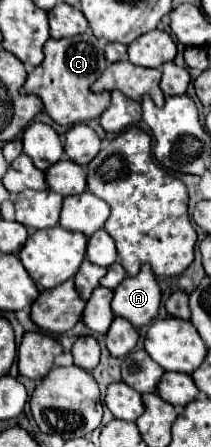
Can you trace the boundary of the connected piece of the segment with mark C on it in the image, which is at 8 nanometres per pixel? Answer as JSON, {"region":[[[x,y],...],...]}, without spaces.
{"region":[[[89,34],[47,40],[45,60],[33,68],[27,76],[27,82],[21,86],[21,94],[35,94],[43,100],[45,112],[61,126],[73,126],[87,120],[97,120],[109,106],[109,94],[93,94],[91,84],[103,74],[107,60],[99,46],[99,40]]]}

